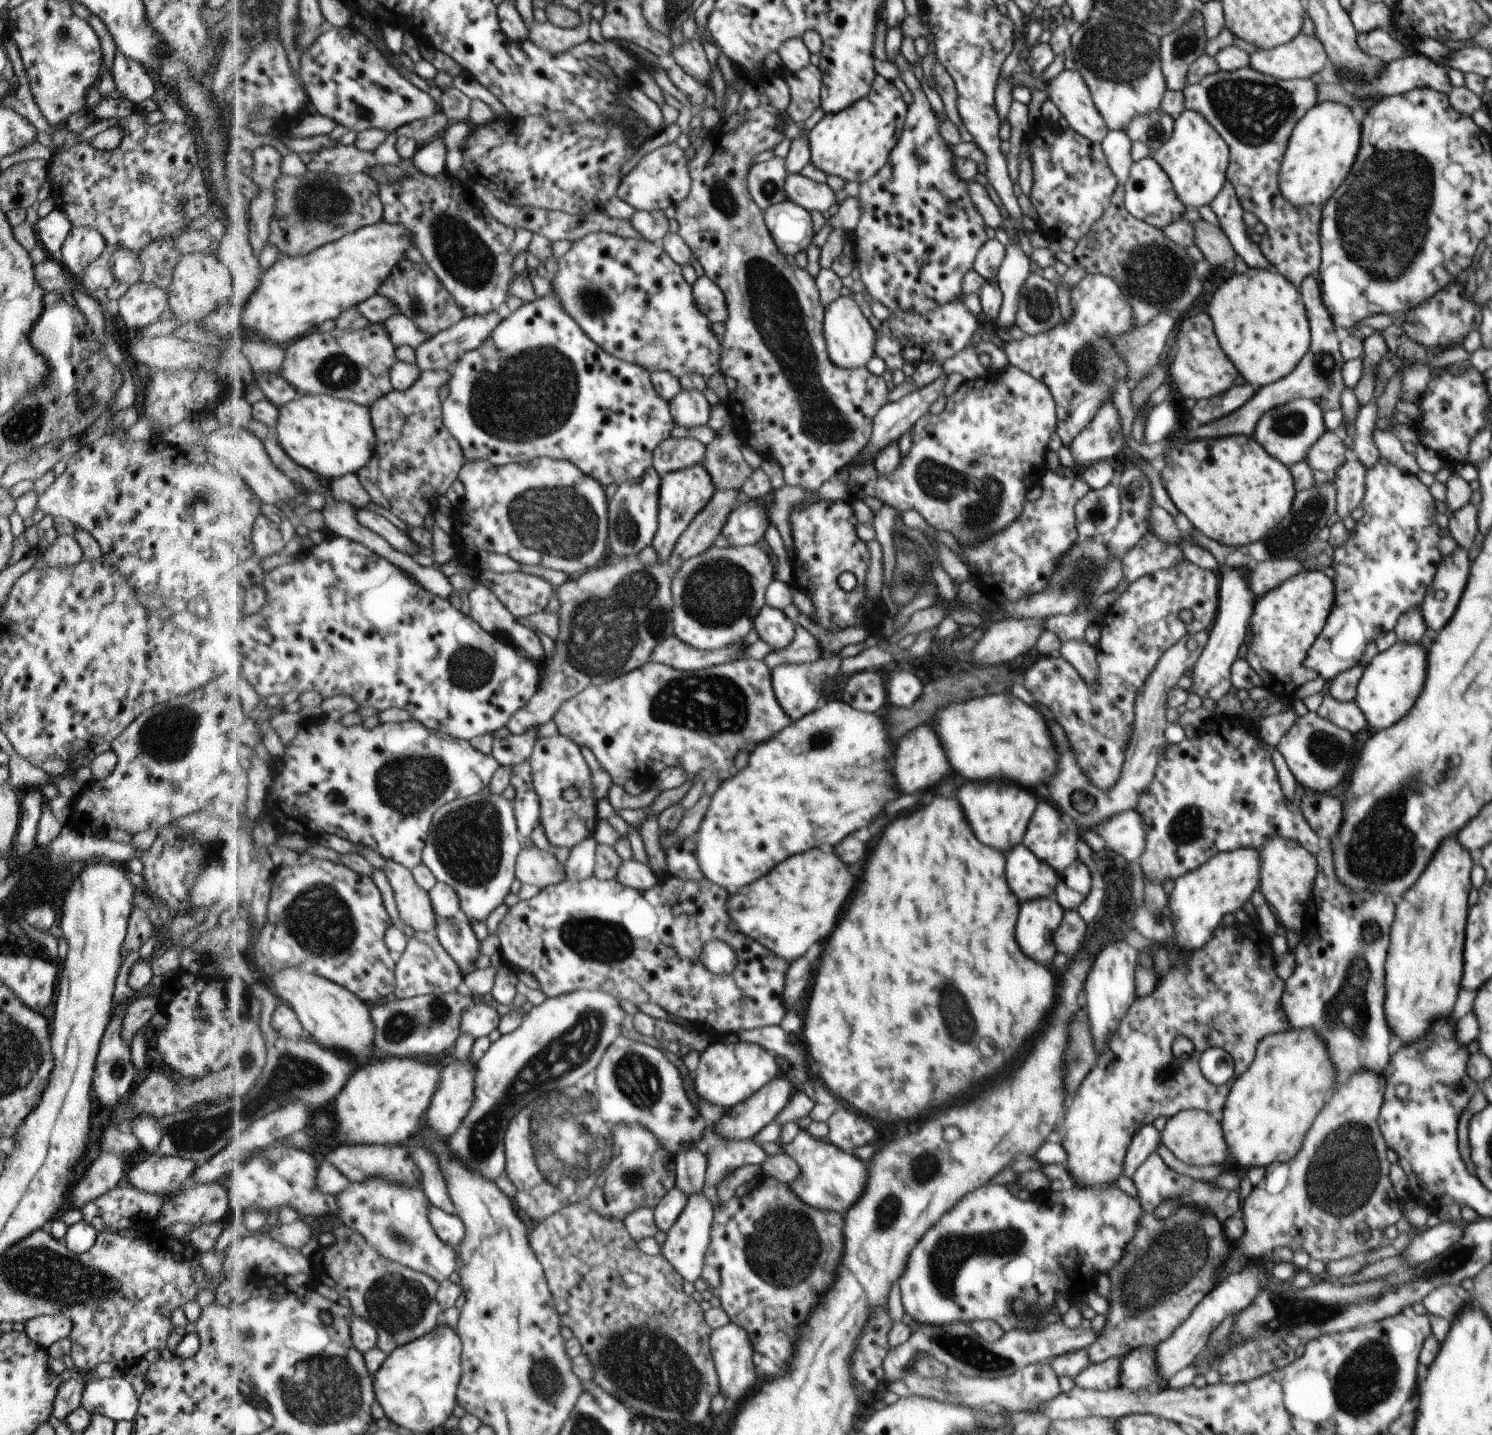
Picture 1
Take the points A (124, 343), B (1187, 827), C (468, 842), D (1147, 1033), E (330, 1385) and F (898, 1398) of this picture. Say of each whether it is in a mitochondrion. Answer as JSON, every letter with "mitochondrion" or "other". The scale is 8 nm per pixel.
{"A":"other","B":"mitochondrion","C":"mitochondrion","D":"other","E":"mitochondrion","F":"other"}

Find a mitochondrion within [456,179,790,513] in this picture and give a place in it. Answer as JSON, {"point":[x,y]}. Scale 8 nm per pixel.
{"point":[504,394]}

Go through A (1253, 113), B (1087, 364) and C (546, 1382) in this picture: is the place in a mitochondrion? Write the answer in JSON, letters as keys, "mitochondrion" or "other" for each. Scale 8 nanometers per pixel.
{"A":"mitochondrion","B":"mitochondrion","C":"mitochondrion"}

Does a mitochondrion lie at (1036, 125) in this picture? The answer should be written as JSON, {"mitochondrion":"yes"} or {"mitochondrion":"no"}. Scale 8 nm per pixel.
{"mitochondrion":"no"}

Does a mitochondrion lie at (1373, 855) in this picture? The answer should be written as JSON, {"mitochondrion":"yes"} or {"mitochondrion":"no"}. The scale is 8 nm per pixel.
{"mitochondrion":"yes"}

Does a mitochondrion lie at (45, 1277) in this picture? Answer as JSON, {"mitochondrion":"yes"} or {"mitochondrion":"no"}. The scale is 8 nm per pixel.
{"mitochondrion":"yes"}

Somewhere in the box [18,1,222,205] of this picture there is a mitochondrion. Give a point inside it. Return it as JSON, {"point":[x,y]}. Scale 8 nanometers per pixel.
{"point":[63,36]}

